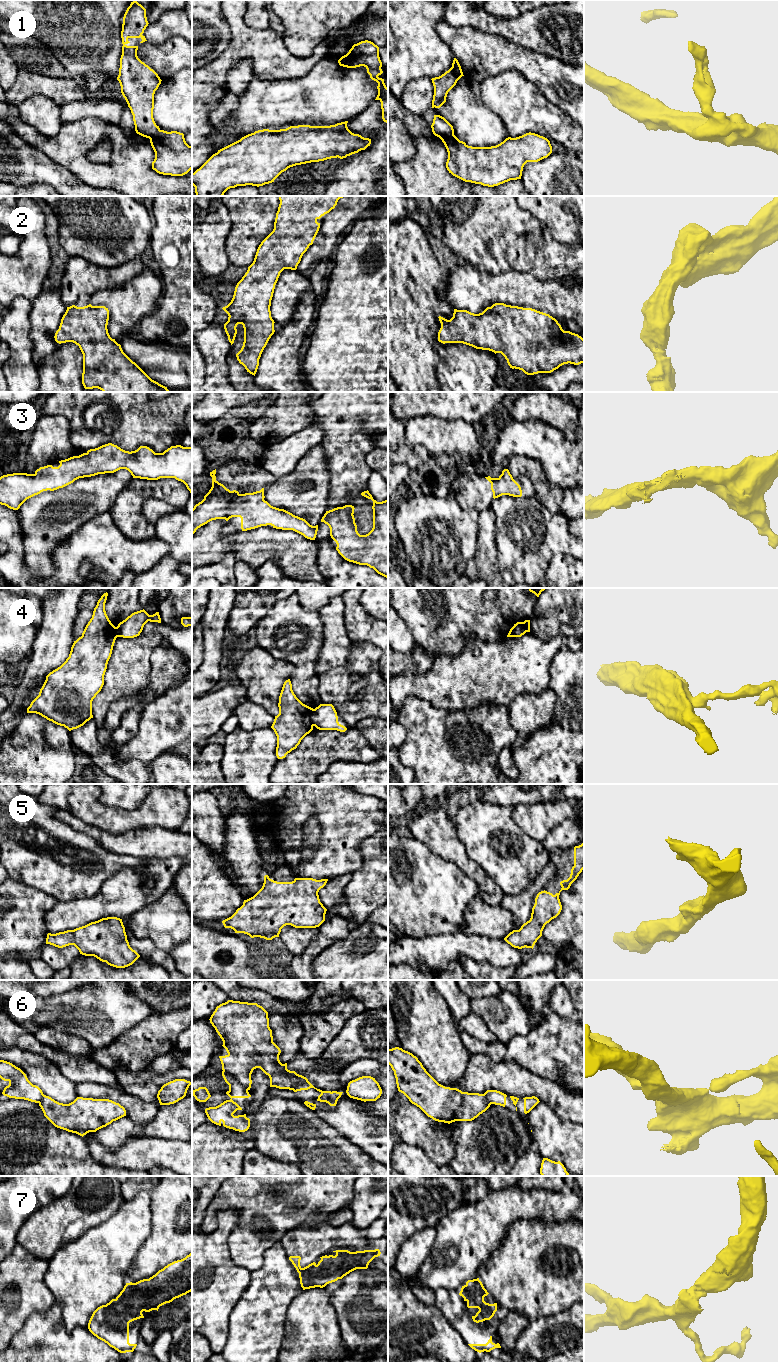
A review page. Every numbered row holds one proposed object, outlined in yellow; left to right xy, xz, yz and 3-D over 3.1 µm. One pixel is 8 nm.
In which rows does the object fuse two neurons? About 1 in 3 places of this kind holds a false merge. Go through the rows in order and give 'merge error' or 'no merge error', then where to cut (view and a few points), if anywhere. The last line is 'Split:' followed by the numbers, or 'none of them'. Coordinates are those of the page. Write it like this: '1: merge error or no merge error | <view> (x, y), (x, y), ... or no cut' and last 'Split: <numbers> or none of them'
1: merge error | xz (350, 50), (348, 62), (345, 66)
2: no merge error | no cut
3: no merge error | no cut
4: merge error | xz (314, 709), (311, 715), (311, 723), (313, 725)
5: no merge error | no cut
6: merge error | xz (223, 1070), (231, 1074), (247, 1090)
7: no merge error | no cut
Split: 1, 4, 6

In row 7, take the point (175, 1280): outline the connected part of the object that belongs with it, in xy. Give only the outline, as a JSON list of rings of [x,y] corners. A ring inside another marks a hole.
[[[192,1253],[159,1270],[149,1279],[126,1283],[120,1294],[106,1305],[98,1307],[92,1314],[89,1331],[120,1353],[133,1352],[137,1344],[129,1343],[129,1323],[144,1318],[142,1312],[159,1309],[160,1306],[192,1291]]]

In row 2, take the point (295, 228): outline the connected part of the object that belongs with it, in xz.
[[[279,196],[273,231],[259,245],[253,263],[235,287],[231,302],[222,308],[229,316],[224,329],[231,345],[237,334],[237,325],[243,325],[244,342],[236,357],[250,374],[255,376],[261,354],[275,332],[270,306],[280,273],[284,269],[297,269],[319,231],[317,220],[334,209],[343,197],[349,196]]]

